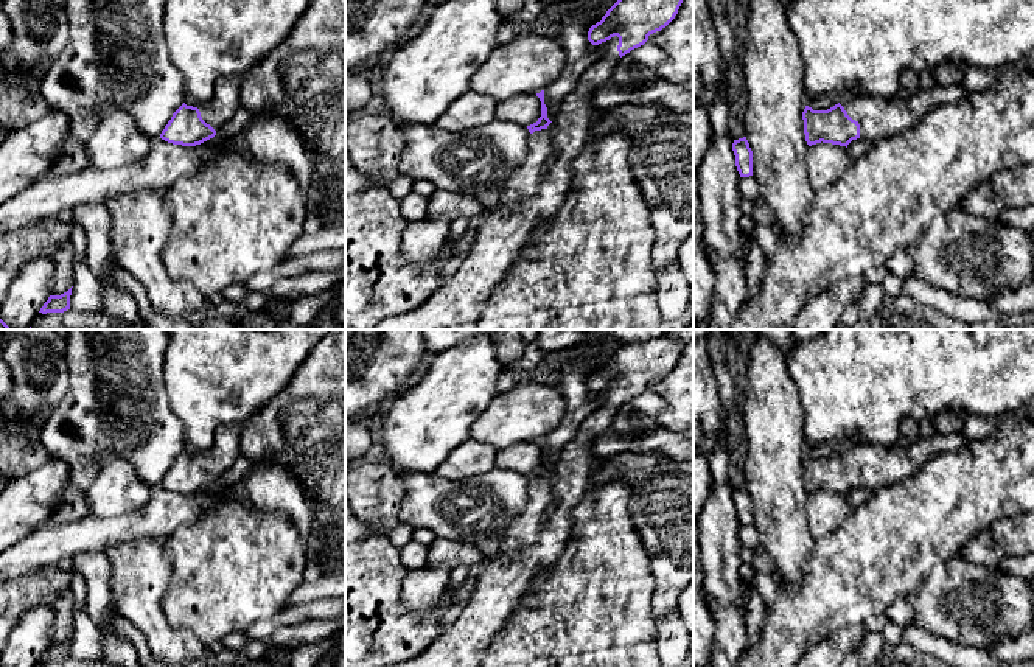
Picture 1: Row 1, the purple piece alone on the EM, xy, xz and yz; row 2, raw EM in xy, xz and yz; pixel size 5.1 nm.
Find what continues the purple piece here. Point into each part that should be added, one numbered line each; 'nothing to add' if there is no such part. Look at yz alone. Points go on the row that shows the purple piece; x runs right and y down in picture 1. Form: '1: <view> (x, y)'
1: yz (879, 118)

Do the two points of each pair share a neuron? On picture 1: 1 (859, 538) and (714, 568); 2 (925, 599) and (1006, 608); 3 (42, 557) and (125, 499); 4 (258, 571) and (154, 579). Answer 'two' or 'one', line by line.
1: two
2: one
3: two
4: two

